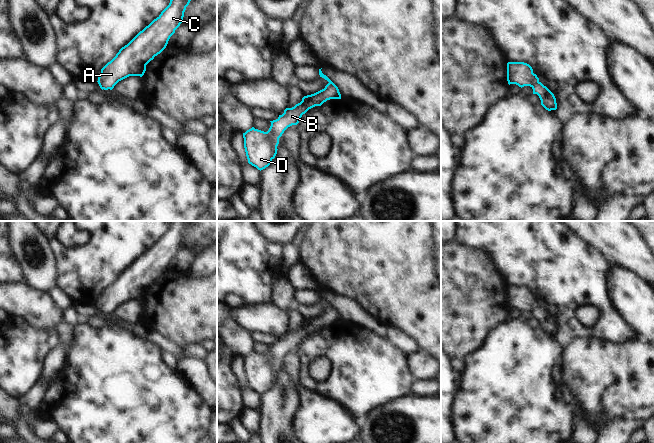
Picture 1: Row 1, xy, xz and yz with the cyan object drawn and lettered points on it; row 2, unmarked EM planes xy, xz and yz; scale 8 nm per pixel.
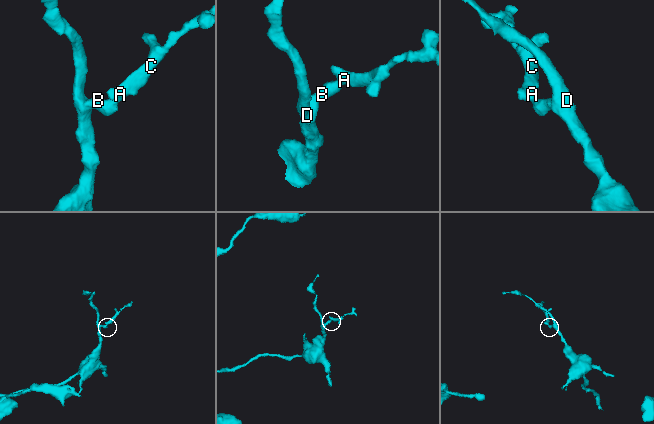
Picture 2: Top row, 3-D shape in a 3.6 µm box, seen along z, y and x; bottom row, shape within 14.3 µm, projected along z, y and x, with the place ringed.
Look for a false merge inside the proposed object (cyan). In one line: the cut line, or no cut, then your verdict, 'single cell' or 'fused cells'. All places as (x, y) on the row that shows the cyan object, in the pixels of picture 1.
cut none; single cell

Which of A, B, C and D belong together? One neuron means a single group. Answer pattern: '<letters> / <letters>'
A B C D

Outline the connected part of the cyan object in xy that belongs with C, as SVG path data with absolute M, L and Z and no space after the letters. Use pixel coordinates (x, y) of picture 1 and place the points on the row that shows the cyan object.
M170 0L161 14L101 69L97 81L100 88L112 90L119 81L129 76L142 77L146 65L166 48L170 37L182 23L190 1Z

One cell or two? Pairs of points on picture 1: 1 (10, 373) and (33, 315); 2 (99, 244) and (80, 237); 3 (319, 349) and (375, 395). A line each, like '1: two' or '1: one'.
1: two
2: two
3: one

